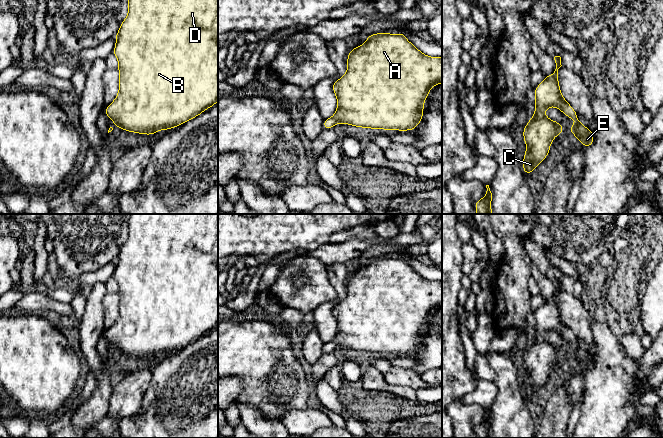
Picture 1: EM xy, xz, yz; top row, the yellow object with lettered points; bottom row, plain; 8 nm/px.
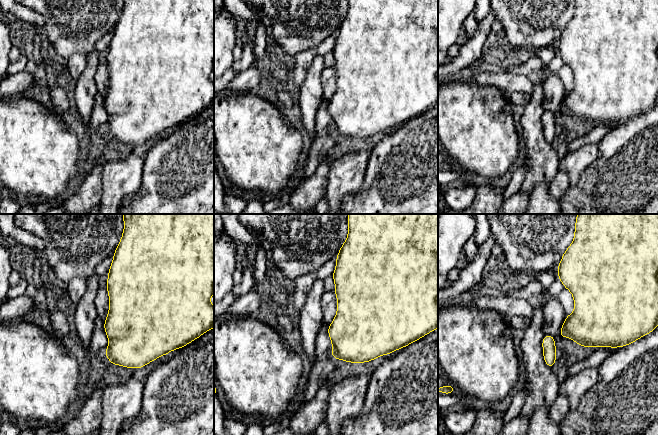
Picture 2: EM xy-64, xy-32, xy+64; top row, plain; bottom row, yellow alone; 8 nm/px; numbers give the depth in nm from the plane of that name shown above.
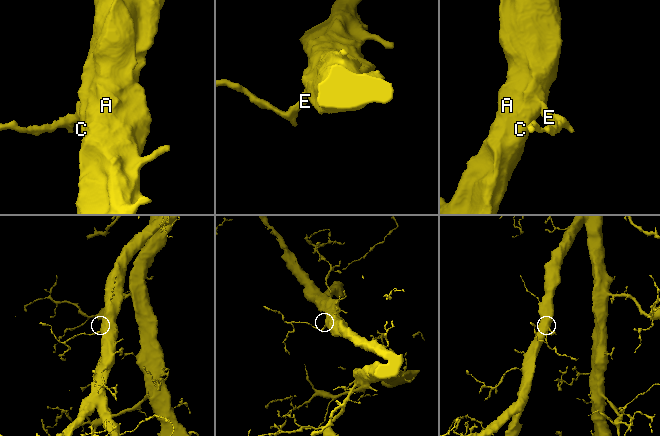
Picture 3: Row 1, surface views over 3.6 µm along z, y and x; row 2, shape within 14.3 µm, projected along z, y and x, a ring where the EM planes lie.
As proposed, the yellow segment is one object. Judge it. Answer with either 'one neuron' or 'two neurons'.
one neuron

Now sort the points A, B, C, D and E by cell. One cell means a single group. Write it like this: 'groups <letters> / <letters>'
groups A B C D E

